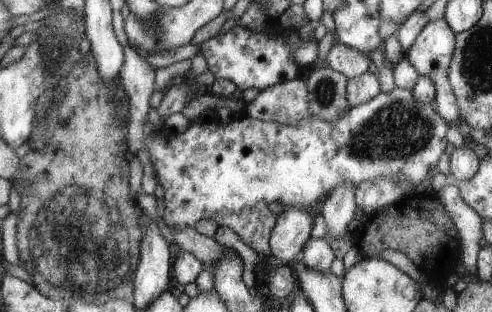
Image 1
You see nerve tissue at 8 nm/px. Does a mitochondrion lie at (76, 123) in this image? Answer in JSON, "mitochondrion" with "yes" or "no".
{"mitochondrion":"no"}

